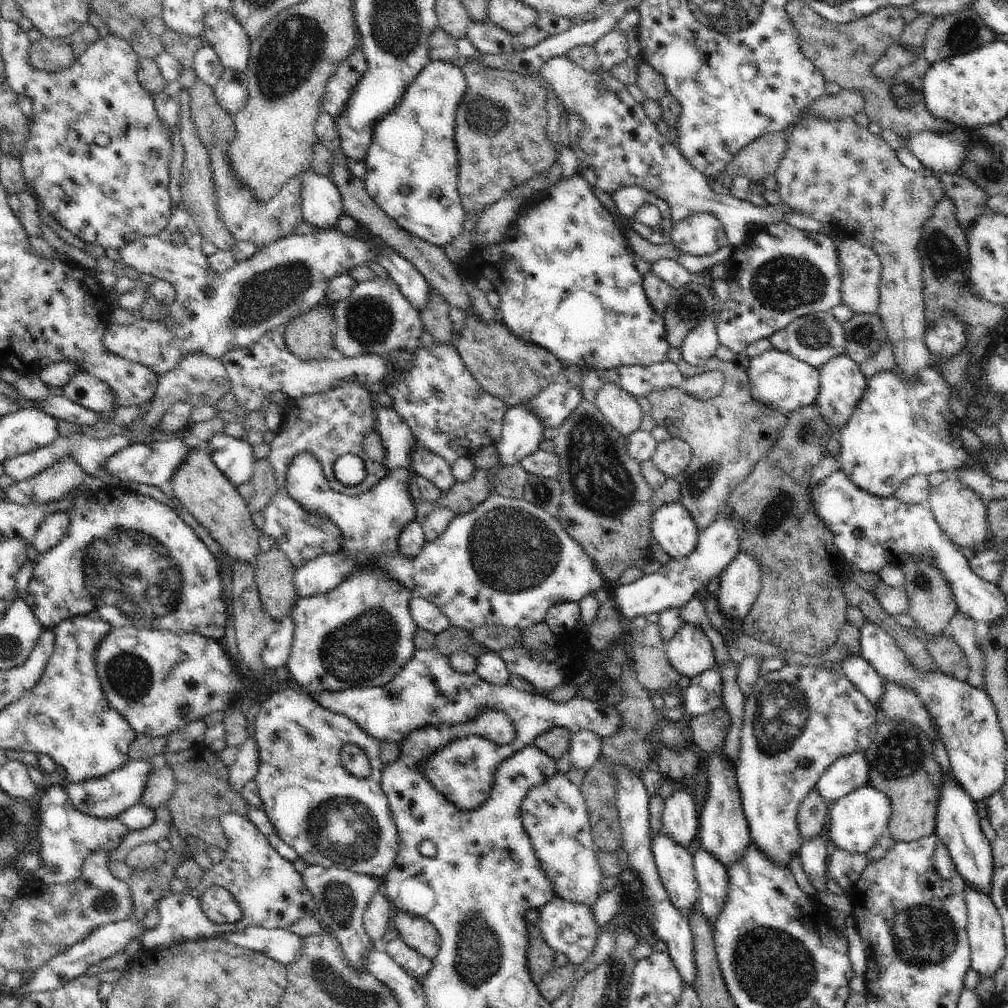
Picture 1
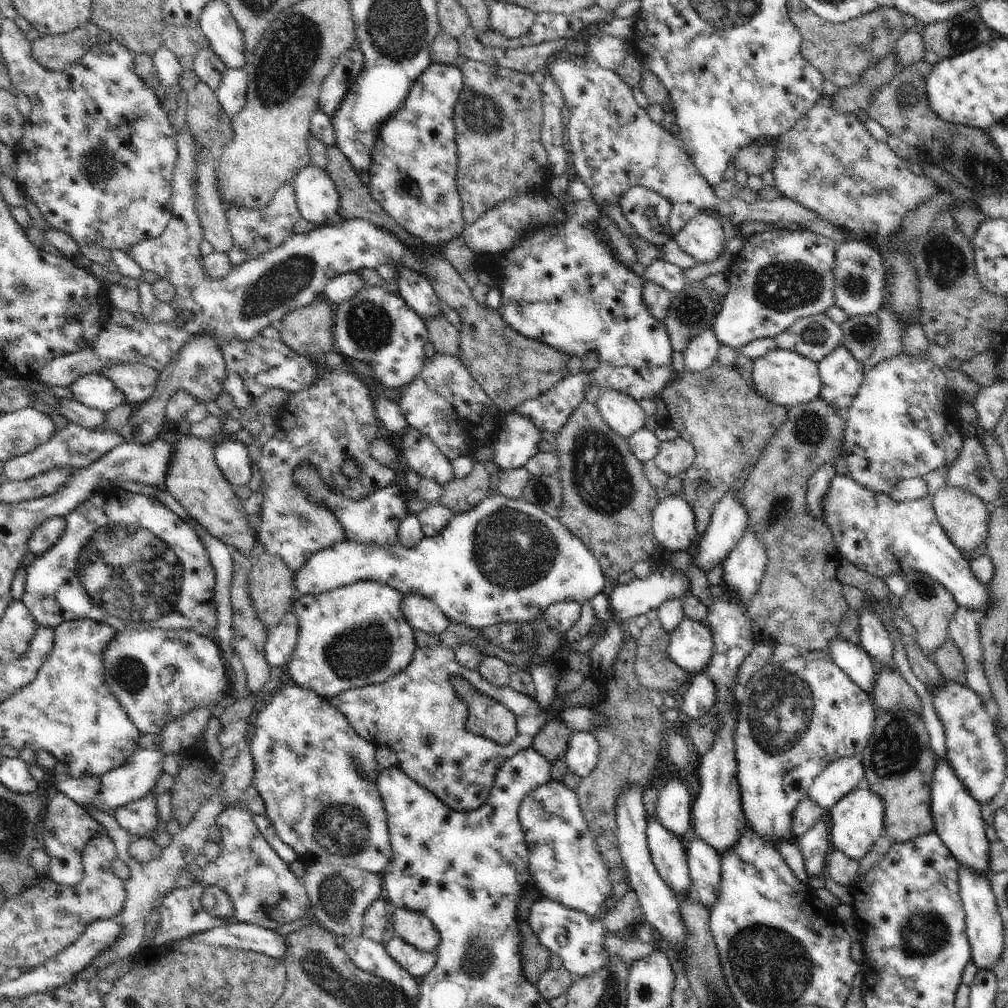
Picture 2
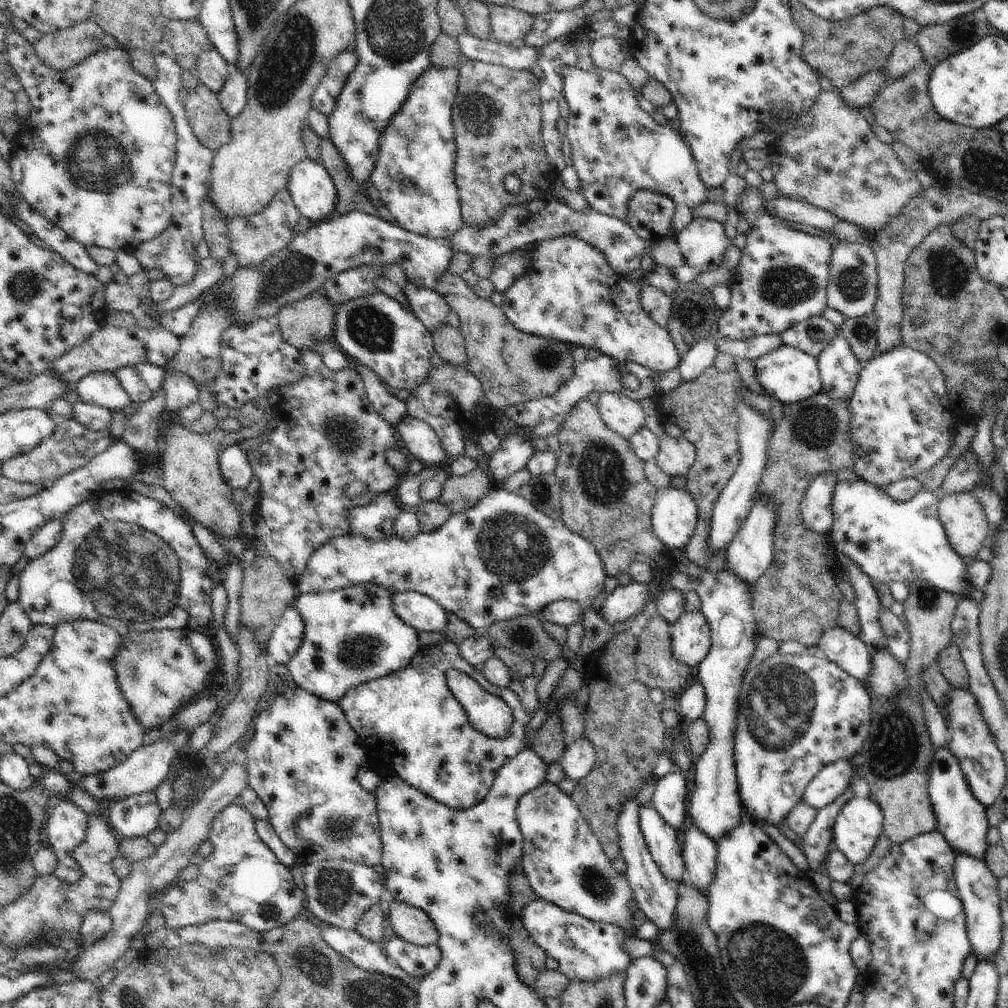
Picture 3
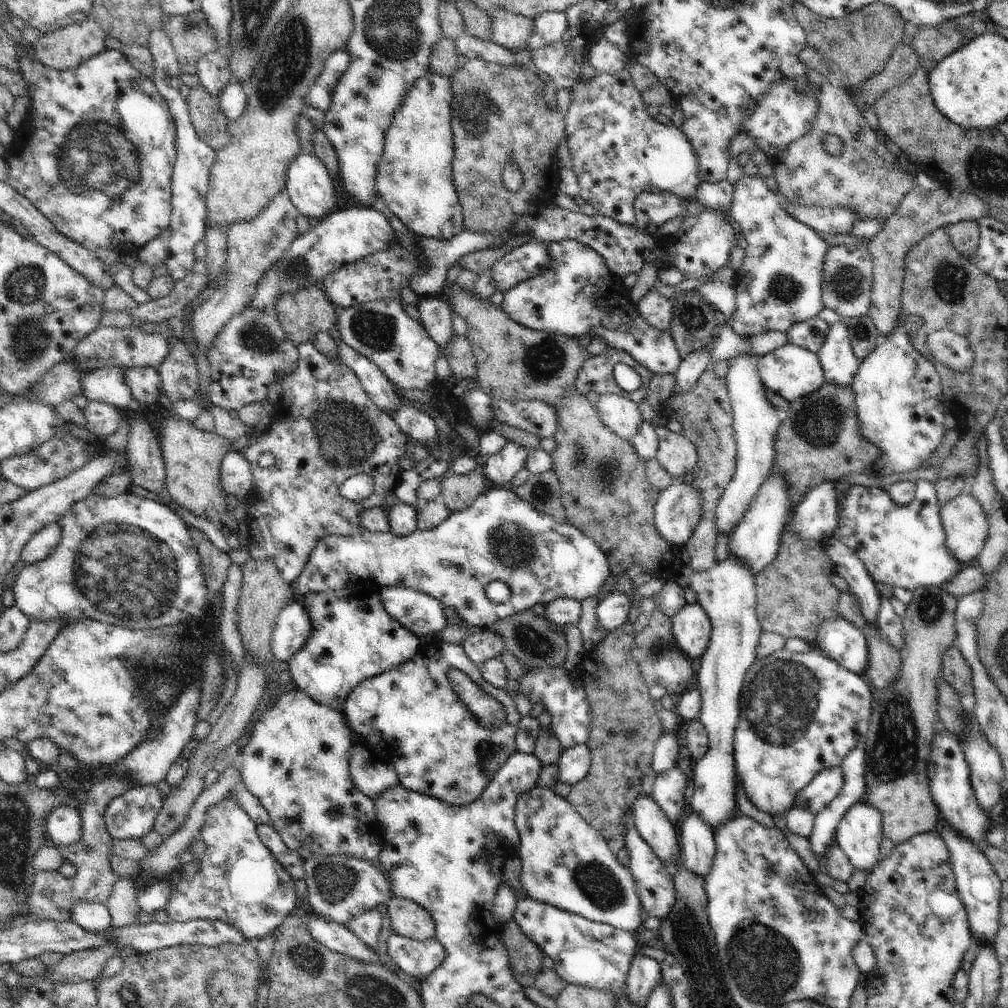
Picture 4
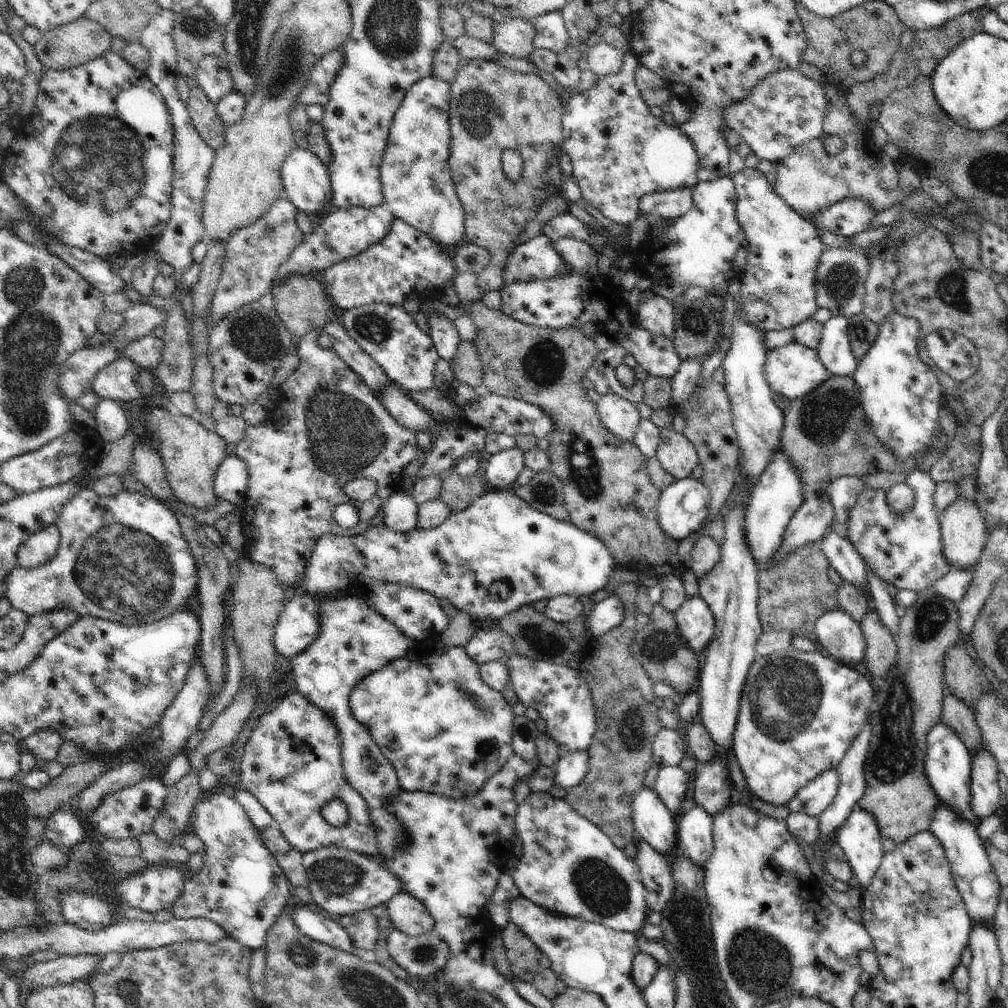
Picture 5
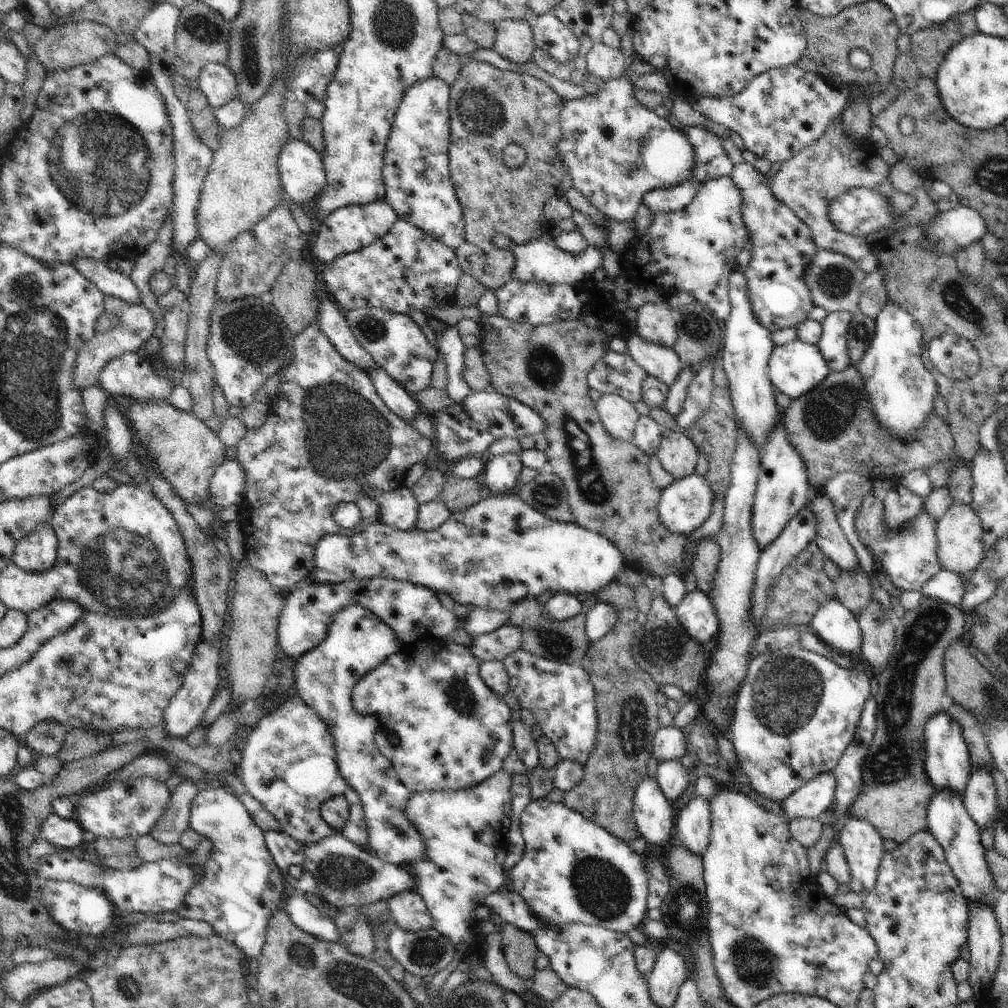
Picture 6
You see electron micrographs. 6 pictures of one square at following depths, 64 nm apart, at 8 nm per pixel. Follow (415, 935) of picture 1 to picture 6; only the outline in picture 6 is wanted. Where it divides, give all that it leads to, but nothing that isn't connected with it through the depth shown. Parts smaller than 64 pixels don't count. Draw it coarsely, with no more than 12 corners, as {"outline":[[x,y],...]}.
{"outline":[[413,890],[387,900],[396,925],[408,932],[433,926]]}

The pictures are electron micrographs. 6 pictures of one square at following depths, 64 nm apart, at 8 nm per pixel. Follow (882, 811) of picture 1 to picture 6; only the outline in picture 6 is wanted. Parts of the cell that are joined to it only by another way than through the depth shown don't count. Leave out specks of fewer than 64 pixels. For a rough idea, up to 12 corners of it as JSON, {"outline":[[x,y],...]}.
{"outline":[[848,818],[836,843],[844,849],[856,894],[874,890],[885,853],[870,822]]}

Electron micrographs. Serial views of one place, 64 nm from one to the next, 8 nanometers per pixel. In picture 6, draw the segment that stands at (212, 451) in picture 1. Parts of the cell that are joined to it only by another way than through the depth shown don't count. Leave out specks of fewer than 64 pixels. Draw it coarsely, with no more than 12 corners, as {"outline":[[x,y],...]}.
{"outline":[[226,459],[211,478],[208,503],[241,508],[245,470]]}

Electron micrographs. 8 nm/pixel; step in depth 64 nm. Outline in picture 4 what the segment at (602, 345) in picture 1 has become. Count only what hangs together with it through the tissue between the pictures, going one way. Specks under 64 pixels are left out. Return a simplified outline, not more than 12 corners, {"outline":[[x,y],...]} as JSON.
{"outline":[[575,239],[503,294],[530,329],[604,340],[652,375],[682,359],[630,289]]}

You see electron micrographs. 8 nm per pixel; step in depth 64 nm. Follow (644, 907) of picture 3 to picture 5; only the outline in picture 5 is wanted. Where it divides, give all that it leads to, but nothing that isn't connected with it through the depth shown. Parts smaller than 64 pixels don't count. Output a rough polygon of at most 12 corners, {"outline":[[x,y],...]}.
{"outline":[[640,836],[634,860],[648,911],[661,913],[675,884],[665,856]]}

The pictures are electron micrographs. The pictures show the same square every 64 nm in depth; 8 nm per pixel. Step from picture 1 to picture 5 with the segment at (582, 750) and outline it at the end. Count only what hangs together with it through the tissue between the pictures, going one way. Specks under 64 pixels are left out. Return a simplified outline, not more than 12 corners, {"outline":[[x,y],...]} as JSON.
{"outline":[[589,752],[566,754],[555,784],[567,792],[586,777]]}

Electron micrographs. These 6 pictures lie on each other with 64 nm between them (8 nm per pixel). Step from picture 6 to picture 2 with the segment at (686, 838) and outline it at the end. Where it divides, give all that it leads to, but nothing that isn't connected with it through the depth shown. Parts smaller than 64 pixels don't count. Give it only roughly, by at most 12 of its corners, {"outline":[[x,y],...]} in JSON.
{"outline":[[695,834],[686,843],[690,890],[710,910],[720,854]]}

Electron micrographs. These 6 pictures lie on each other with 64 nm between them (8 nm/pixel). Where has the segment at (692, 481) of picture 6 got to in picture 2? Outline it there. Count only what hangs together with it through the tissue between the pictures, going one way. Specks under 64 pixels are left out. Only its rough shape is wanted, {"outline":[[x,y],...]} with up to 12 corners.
{"outline":[[665,495],[652,510],[655,542],[687,552],[696,518],[683,496]]}

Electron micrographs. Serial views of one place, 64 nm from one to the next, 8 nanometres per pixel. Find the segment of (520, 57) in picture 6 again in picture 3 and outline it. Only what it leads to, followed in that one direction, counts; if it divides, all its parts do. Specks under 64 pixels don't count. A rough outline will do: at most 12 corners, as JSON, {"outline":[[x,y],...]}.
{"outline":[[490,7],[491,38],[518,45],[536,16]]}

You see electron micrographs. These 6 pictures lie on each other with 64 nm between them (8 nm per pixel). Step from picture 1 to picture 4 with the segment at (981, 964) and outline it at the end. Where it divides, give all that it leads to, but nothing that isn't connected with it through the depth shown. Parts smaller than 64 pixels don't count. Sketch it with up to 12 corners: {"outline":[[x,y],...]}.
{"outline":[[948,823],[948,848],[974,943],[993,946],[1001,881],[977,844]]}

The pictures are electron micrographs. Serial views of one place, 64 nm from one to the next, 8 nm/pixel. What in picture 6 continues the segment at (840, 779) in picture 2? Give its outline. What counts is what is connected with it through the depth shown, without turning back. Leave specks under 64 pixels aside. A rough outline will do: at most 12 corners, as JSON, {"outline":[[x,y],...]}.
{"outline":[[819,774],[781,802],[788,820],[817,819],[834,802],[836,776]]}

